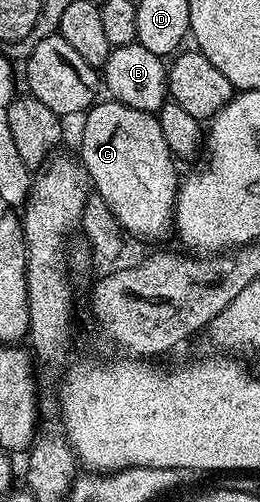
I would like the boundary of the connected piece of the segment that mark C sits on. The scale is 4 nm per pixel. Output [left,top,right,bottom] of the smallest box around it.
[77,98,181,240]

